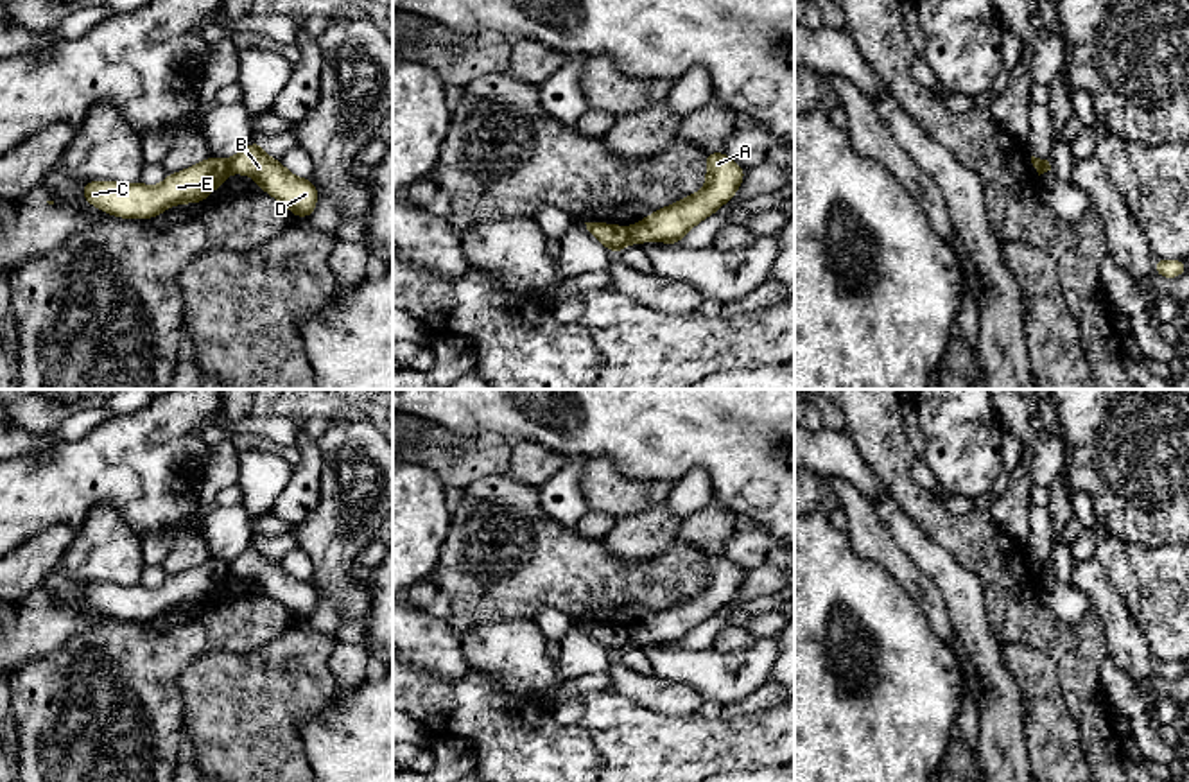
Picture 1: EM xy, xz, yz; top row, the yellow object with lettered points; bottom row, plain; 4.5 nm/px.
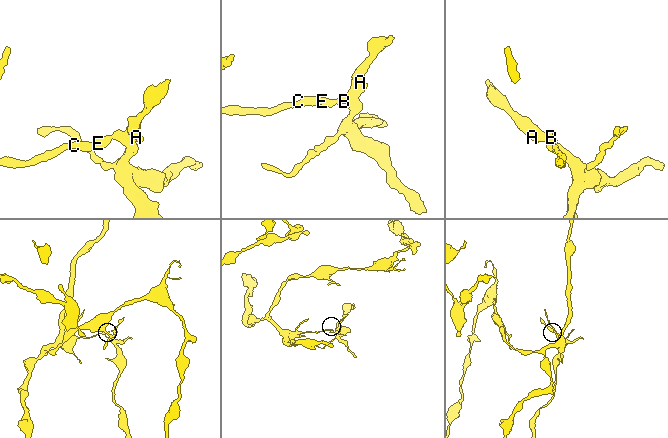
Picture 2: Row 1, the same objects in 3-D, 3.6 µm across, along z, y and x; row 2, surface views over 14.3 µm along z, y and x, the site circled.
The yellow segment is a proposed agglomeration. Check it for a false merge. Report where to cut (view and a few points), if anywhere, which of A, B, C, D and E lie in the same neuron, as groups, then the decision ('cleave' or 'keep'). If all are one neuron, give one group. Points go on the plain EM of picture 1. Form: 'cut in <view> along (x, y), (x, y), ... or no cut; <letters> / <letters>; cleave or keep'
cut in xz along (626, 630), (632, 642); A B D / C E; cleave

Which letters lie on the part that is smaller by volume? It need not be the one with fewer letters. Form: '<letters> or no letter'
A, B, D

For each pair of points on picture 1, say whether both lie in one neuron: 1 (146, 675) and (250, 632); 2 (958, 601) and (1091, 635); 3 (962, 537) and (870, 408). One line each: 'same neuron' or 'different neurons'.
1: same neuron
2: different neurons
3: same neuron

